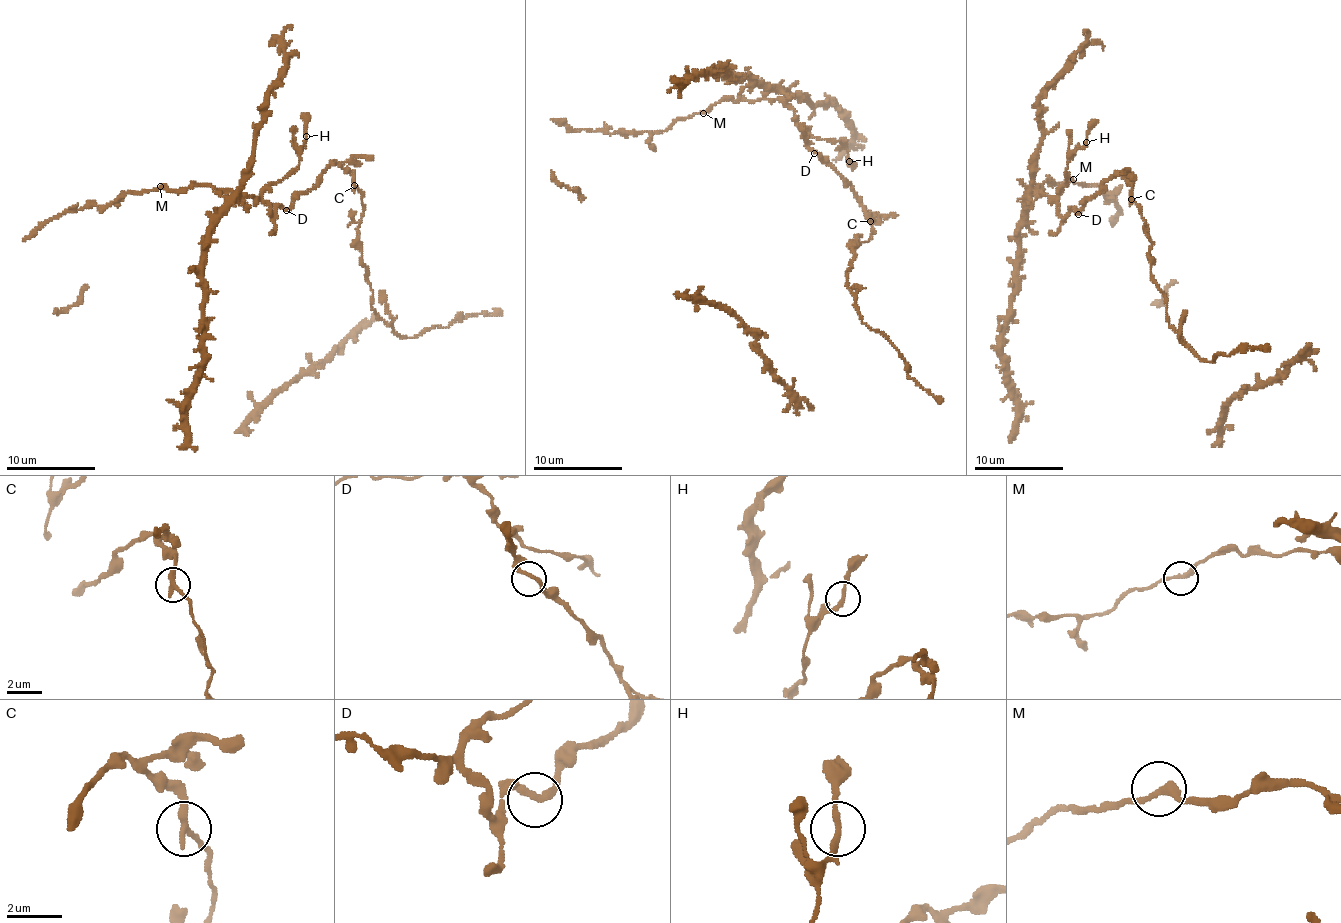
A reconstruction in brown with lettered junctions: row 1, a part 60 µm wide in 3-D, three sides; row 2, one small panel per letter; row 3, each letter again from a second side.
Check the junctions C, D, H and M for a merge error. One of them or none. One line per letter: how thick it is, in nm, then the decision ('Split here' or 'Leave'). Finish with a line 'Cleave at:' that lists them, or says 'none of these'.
C: Thickness 240 nm. Split here
D: Thickness 240 nm. Leave
H: Thickness 220 nm. Leave
M: Thickness 240 nm. Leave
Cleave at: C

